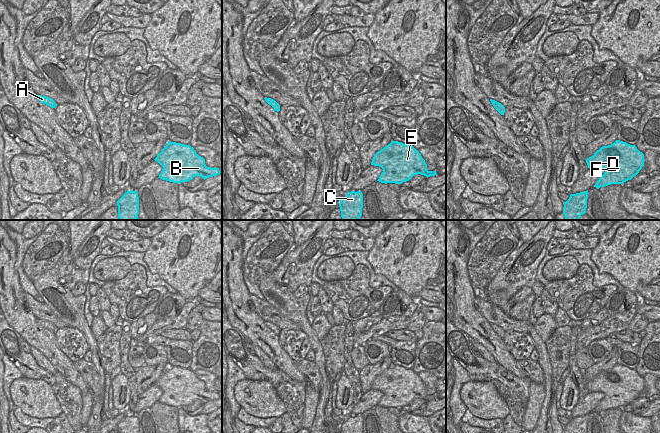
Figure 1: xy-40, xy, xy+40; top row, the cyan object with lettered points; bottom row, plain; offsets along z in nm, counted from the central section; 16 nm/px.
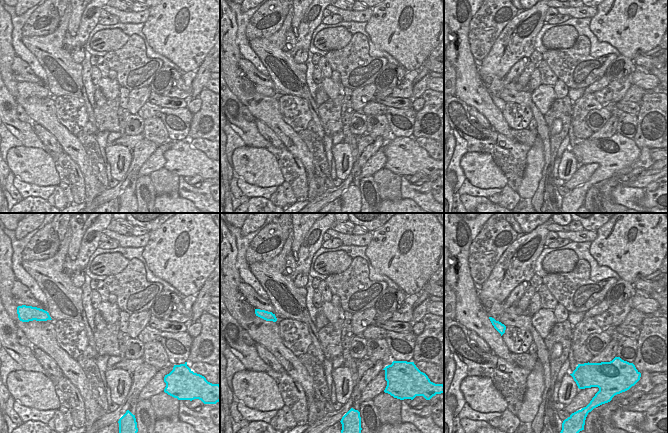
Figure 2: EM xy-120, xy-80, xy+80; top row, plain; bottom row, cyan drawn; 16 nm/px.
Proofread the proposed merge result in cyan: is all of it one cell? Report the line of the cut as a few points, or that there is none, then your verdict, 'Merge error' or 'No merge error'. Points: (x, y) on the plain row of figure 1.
No split. No merge error

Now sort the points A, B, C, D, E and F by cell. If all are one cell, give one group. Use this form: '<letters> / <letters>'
A B C D E F

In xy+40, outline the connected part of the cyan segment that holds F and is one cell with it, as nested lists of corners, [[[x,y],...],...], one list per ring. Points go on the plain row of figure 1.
[[[620,364],[601,371],[593,380],[586,383],[588,392],[605,394],[594,409],[597,413],[631,404],[642,393],[644,386],[644,378],[635,369]]]

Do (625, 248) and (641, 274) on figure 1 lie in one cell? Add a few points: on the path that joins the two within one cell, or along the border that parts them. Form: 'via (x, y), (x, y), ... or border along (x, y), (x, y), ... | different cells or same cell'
via (631, 254), (638, 268) | same cell

